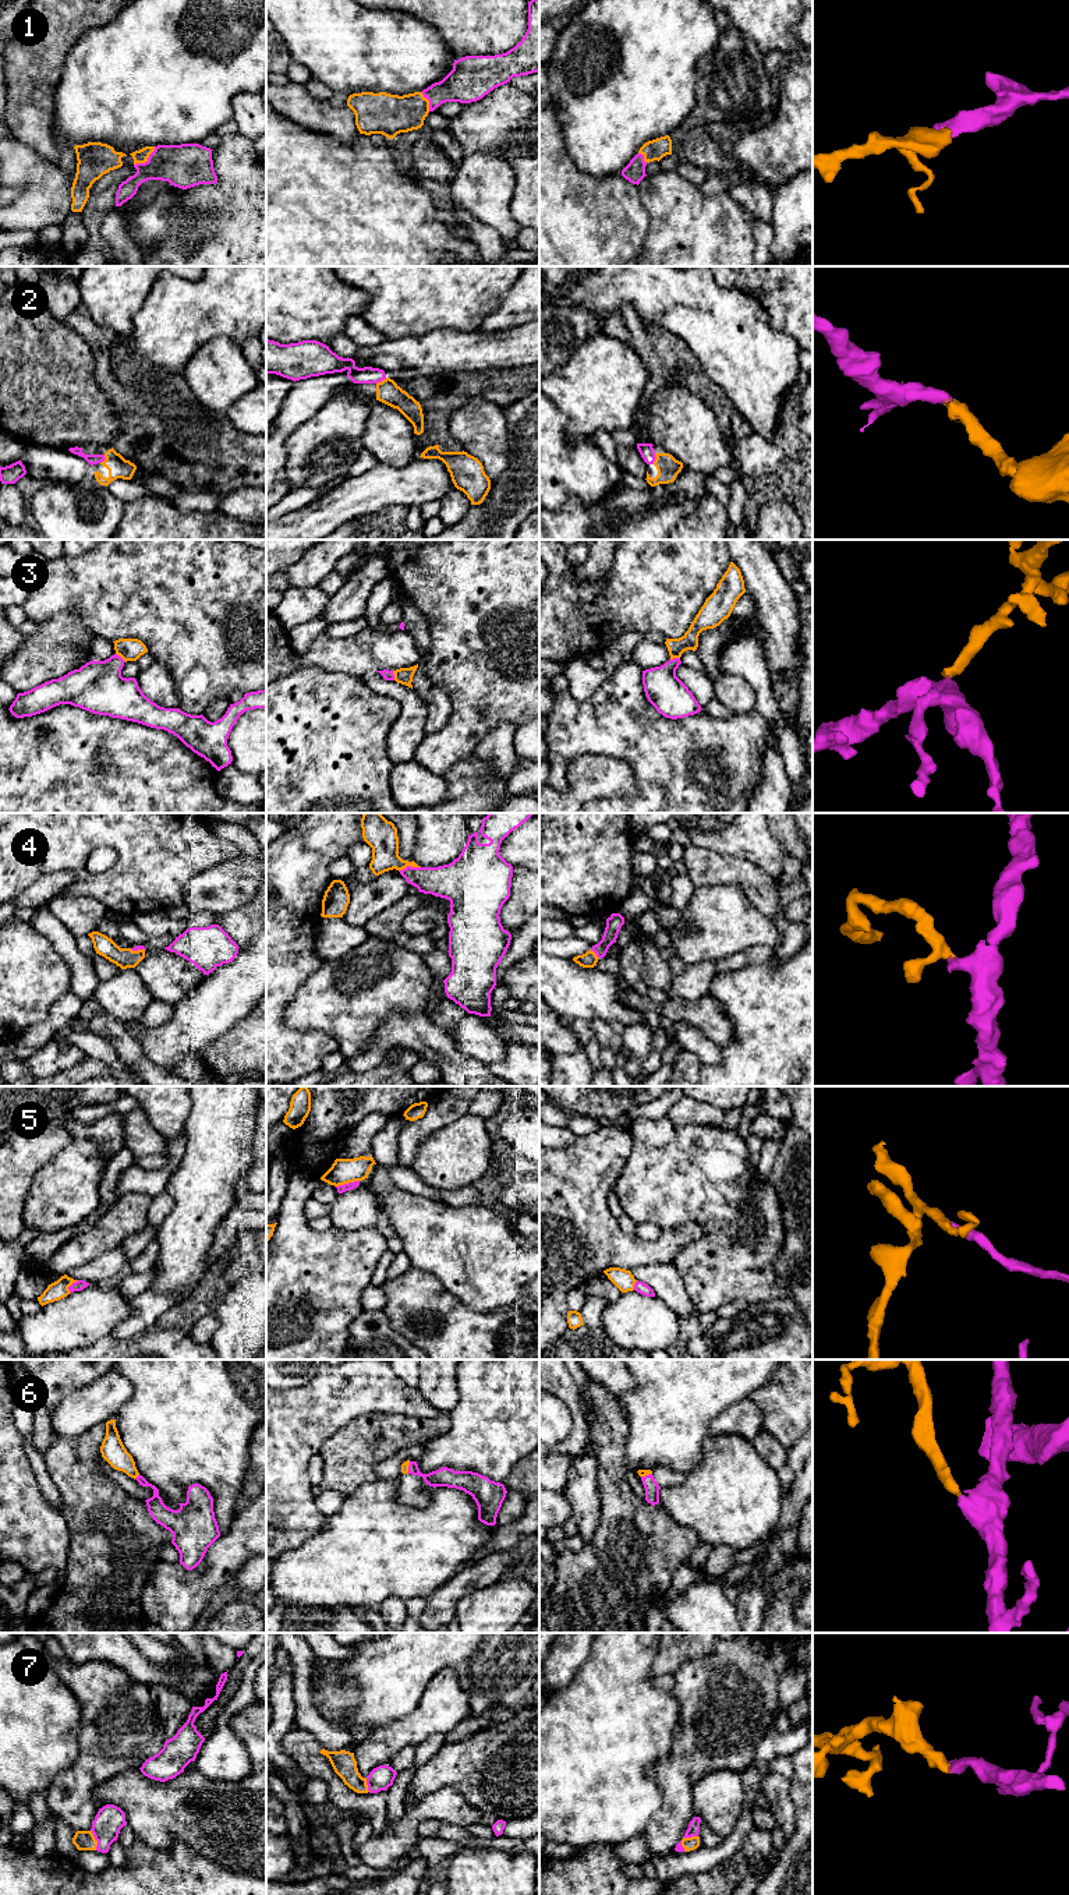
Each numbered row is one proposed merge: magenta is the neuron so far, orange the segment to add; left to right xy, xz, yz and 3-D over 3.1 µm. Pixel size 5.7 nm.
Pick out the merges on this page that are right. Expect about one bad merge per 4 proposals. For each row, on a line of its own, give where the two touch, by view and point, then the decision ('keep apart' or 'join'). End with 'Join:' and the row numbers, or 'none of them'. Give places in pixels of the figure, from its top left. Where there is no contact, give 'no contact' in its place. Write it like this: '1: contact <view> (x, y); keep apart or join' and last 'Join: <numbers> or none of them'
1: contact xy (148, 159); join
2: contact yz (655, 458); join
3: contact xy (120, 657); join
4: contact xz (409, 866); join
5: contact xz (349, 1183); keep apart
6: contact xy (137, 1477); join
7: contact xy (95, 1838); join
Join: 1, 2, 3, 4, 6, 7

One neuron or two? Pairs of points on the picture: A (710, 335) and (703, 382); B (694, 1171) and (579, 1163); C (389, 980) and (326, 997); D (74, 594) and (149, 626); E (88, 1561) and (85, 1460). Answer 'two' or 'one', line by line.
A: two
B: two
C: one
D: one
E: one

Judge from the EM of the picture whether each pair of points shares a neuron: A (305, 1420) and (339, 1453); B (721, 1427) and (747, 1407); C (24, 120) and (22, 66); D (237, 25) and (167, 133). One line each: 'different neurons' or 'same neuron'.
A: different neurons
B: same neuron
C: same neuron
D: same neuron

